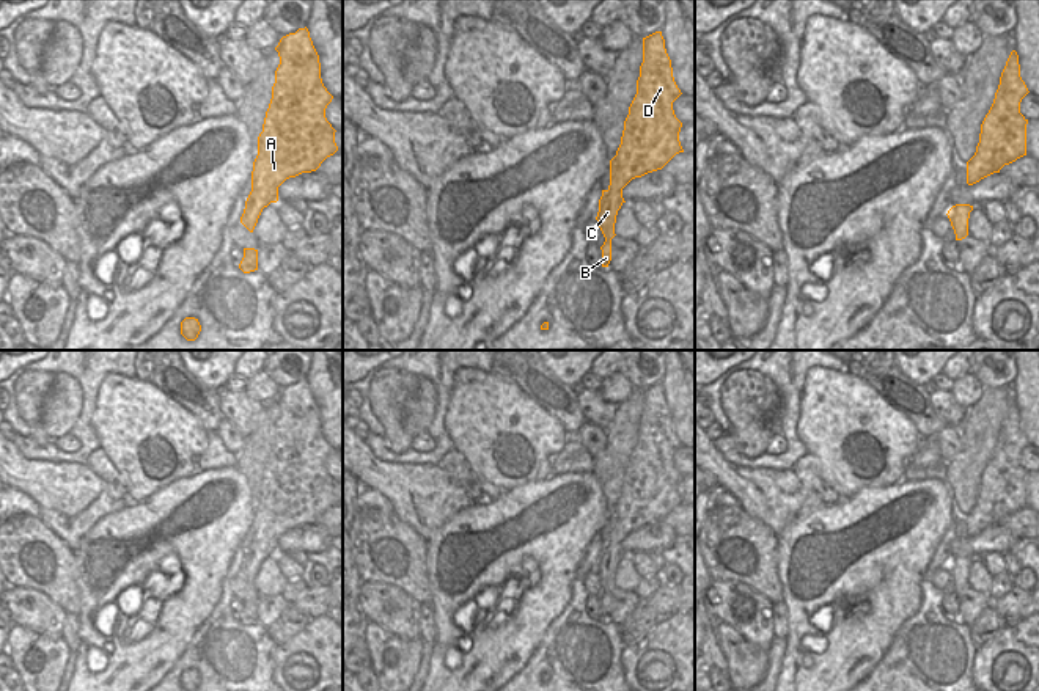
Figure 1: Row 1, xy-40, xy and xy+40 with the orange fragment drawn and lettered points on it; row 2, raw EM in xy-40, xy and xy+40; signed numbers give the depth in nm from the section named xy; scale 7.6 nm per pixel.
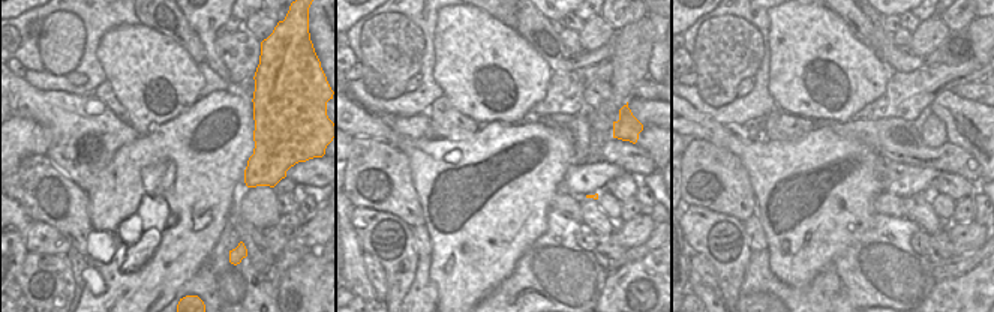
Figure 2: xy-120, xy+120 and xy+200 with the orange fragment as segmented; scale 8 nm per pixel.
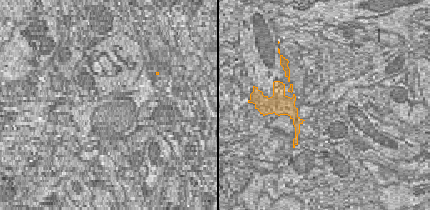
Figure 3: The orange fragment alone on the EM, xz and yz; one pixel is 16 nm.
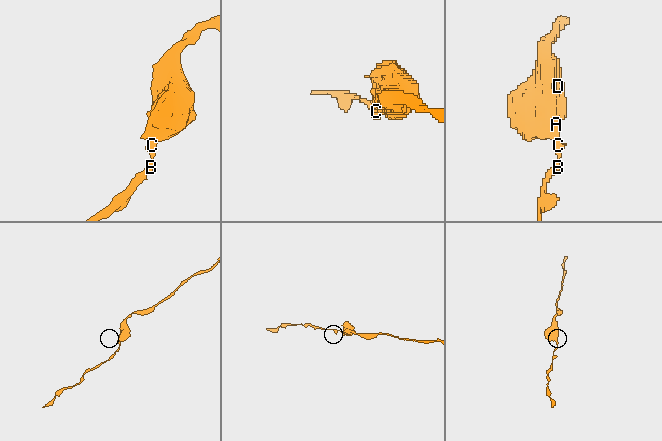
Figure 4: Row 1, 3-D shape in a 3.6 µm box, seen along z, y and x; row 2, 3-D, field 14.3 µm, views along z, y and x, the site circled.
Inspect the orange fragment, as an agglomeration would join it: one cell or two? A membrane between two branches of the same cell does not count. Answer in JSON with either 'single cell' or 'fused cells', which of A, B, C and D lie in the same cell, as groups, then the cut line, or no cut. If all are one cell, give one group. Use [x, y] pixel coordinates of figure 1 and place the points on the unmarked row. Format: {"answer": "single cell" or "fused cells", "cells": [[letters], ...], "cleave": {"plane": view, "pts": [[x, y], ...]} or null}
{"answer": "single cell", "cells": [["A", "B", "C", "D"]], "cleave": null}

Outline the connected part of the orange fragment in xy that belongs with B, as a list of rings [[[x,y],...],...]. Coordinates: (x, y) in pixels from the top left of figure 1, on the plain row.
[[[662,383],[643,389],[643,415],[637,446],[624,473],[621,496],[610,512],[610,537],[599,551],[597,575],[605,589],[602,619],[611,612],[611,590],[616,567],[626,554],[622,540],[635,529],[662,521],[676,506],[684,504],[673,454],[681,448]]]

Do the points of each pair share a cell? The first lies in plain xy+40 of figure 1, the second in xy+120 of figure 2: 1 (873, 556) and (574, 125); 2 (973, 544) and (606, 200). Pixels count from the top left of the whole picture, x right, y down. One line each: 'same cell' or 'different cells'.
1: different cells
2: different cells

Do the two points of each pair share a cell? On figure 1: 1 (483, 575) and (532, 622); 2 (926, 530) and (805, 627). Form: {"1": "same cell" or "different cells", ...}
{"1": "same cell", "2": "same cell"}

